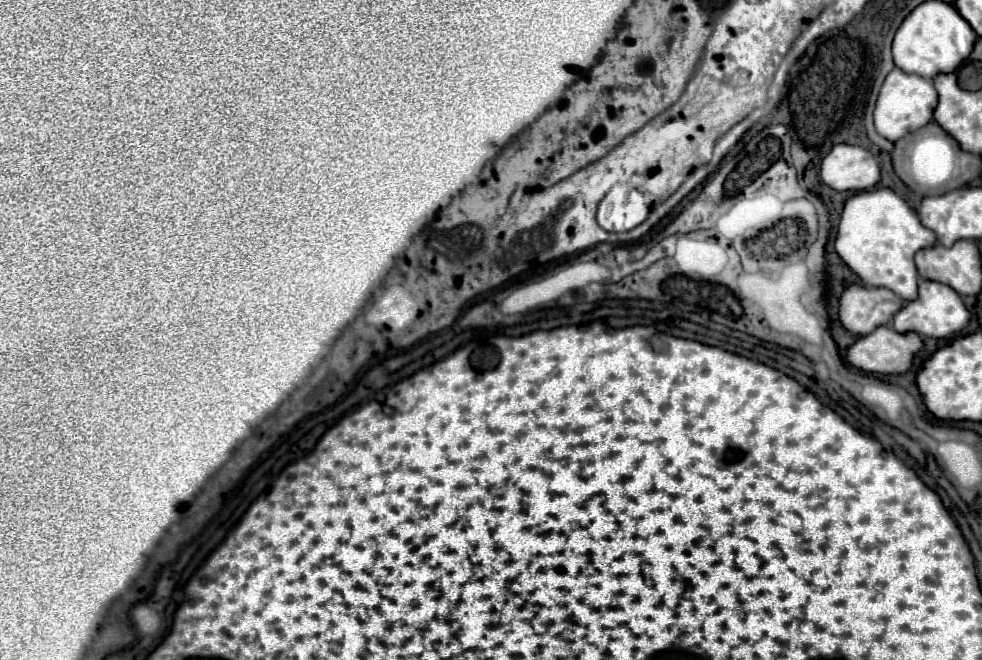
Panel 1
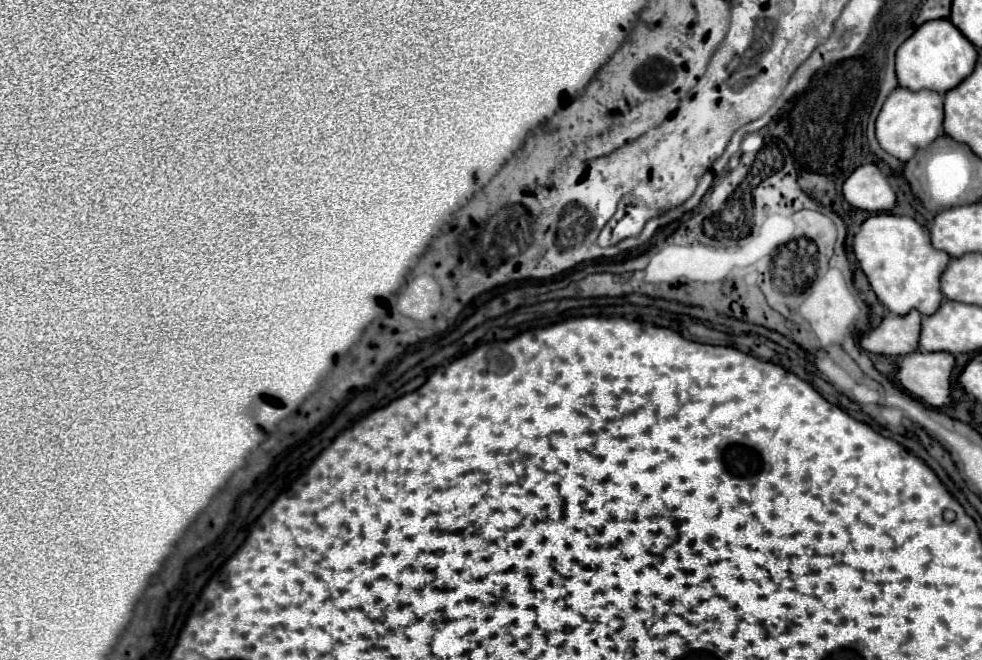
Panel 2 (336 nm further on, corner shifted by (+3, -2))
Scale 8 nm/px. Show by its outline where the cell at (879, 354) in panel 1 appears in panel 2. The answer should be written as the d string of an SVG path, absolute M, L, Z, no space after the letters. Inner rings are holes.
M917 351L911 355L905 355L899 359L899 381L901 385L921 401L925 401L931 407L949 407L953 405L951 399L951 375L955 371L955 357L951 353L927 353Z

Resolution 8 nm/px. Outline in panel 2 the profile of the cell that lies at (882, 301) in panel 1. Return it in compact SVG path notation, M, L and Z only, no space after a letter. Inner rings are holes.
M911 311L909 315L887 315L881 325L861 339L861 347L869 353L903 357L919 349L919 321L921 313Z

